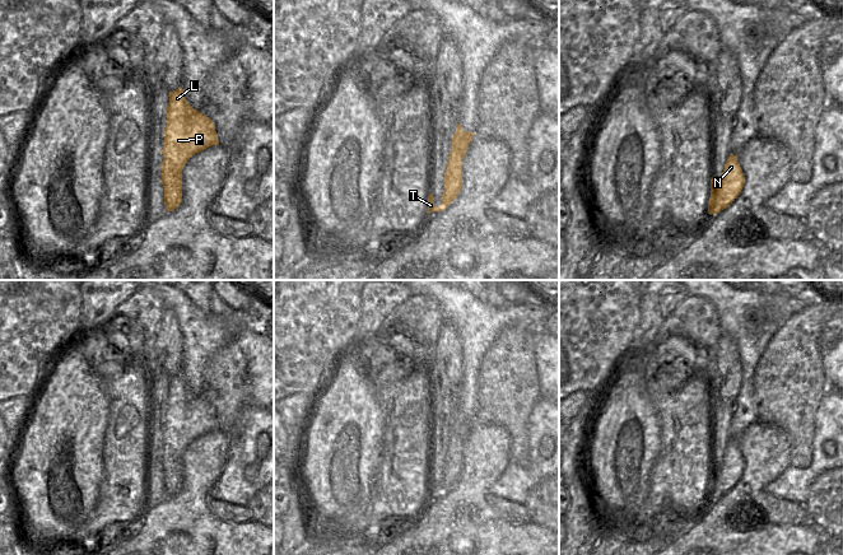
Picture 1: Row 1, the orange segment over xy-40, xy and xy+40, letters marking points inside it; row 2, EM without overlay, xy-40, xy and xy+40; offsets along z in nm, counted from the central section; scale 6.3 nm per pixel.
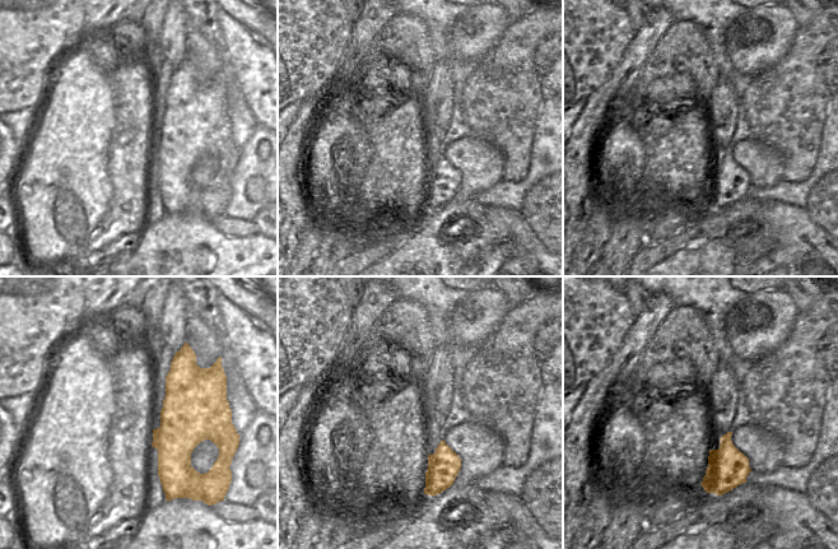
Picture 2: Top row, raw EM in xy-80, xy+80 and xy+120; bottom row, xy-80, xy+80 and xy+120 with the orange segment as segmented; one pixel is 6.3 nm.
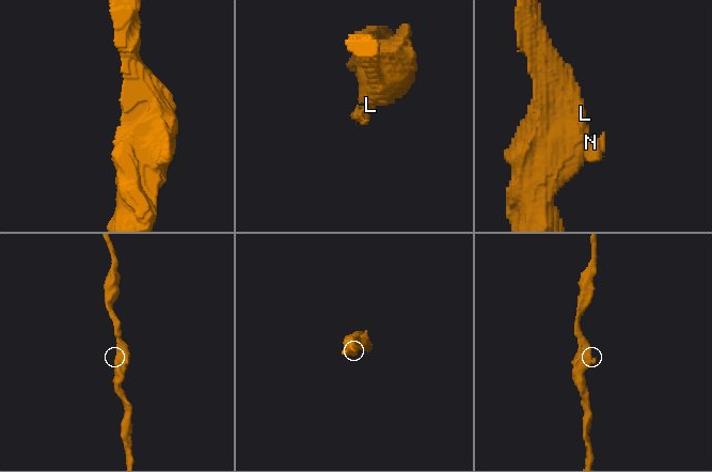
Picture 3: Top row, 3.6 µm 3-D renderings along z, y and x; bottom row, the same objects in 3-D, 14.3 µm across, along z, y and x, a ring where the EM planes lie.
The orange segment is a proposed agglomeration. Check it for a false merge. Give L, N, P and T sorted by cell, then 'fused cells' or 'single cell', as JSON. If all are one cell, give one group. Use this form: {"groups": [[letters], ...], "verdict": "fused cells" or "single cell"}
{"groups": [["L", "N", "P", "T"]], "verdict": "single cell"}

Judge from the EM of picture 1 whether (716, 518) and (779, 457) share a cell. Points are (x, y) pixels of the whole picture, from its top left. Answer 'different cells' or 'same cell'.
same cell

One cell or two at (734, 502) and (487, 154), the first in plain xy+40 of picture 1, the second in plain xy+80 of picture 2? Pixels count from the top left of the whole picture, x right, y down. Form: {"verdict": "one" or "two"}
{"verdict": "one"}

